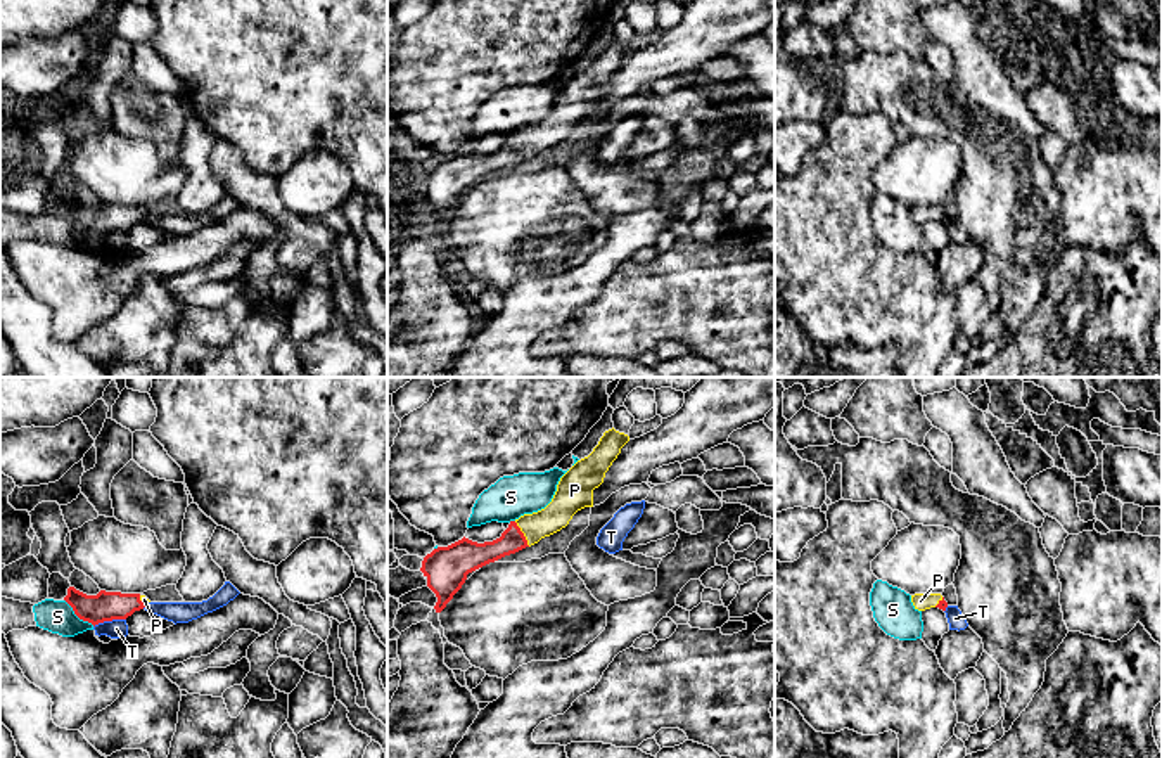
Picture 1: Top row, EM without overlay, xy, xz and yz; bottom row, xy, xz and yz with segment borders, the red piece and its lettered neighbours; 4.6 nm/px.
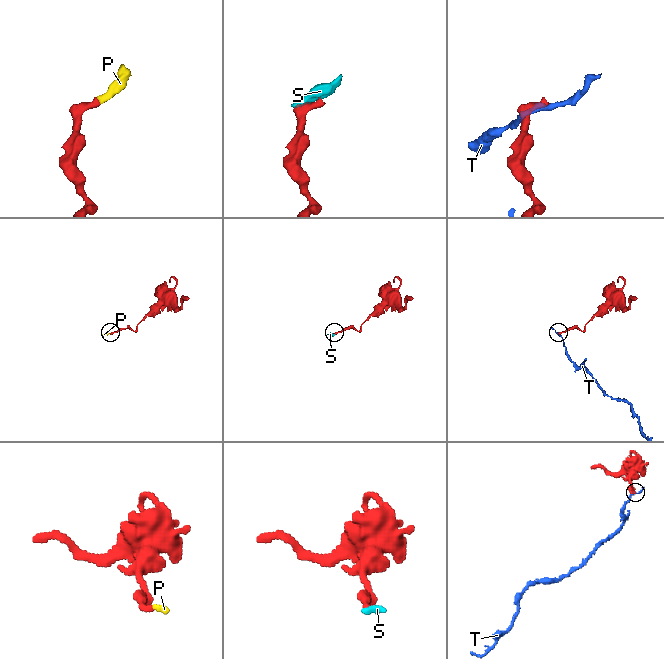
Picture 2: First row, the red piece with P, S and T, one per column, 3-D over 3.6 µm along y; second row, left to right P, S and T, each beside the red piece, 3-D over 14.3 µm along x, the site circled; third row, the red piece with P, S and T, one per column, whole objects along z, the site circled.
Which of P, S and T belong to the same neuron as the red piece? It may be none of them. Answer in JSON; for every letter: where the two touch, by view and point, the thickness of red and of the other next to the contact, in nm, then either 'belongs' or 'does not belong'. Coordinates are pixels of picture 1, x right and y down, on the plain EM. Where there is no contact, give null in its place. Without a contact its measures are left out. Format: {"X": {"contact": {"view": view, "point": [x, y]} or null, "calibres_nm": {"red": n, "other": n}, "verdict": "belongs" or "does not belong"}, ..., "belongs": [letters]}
{"P": {"contact": {"view": "xz", "point": [523, 146]}, "calibres_nm": {"red": 120, "other": 140}, "verdict": "belongs"}, "S": {"contact": {"view": "xy", "point": [78, 229]}, "calibres_nm": {"red": 140, "other": 160}, "verdict": "does not belong"}, "T": {"contact": {"view": "xy", "point": [109, 232]}, "calibres_nm": {"red": 140, "other": 90}, "verdict": "does not belong"}, "belongs": ["P"]}

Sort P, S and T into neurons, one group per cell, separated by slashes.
P / S / T

